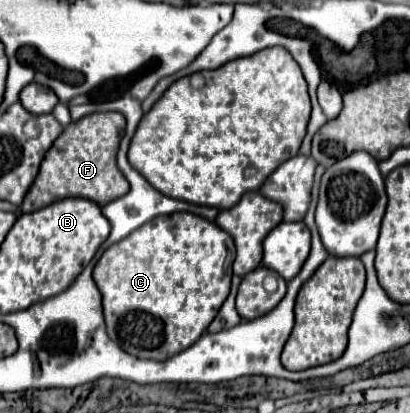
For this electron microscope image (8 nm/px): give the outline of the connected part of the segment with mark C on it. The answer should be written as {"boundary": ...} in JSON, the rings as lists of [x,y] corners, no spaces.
{"boundary":[[[193,213],[163,215],[145,223],[127,239],[111,245],[93,269],[93,279],[103,295],[103,313],[109,337],[123,351],[141,359],[165,361],[179,351],[185,351],[201,337],[227,299],[231,289],[233,257],[235,245],[231,235]]]}

